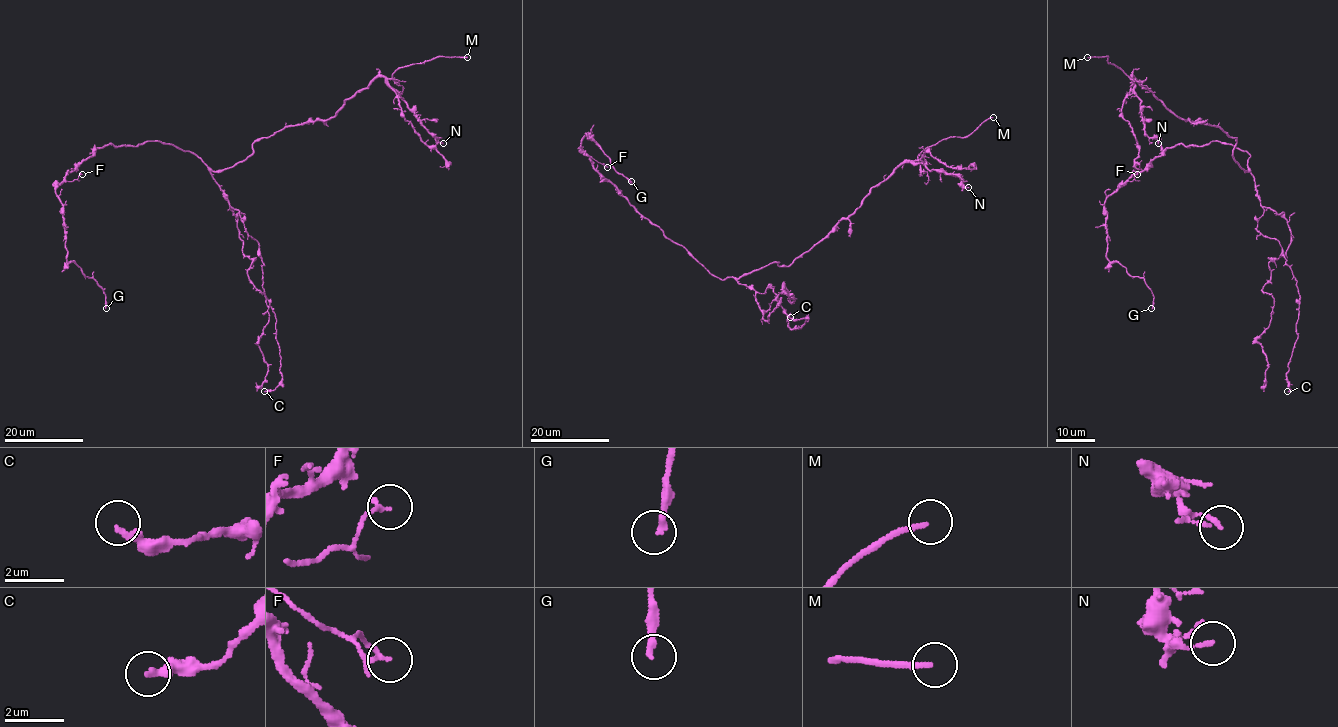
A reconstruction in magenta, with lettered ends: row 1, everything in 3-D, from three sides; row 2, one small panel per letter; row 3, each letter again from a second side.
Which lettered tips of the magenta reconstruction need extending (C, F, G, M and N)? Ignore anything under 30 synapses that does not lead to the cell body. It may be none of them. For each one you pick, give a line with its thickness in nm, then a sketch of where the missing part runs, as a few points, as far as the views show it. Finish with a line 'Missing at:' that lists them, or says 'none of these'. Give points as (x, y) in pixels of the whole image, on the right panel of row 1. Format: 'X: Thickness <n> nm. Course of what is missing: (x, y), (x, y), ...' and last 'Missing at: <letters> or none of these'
G: Thickness 200 nm. Course of what is missing: (1151, 308), (1146, 320), (1152, 348), (1149, 369), (1148, 365)
M: Thickness 180 nm. Course of what is missing: (1087, 57), (1090, 40)
Missing at: G, M

